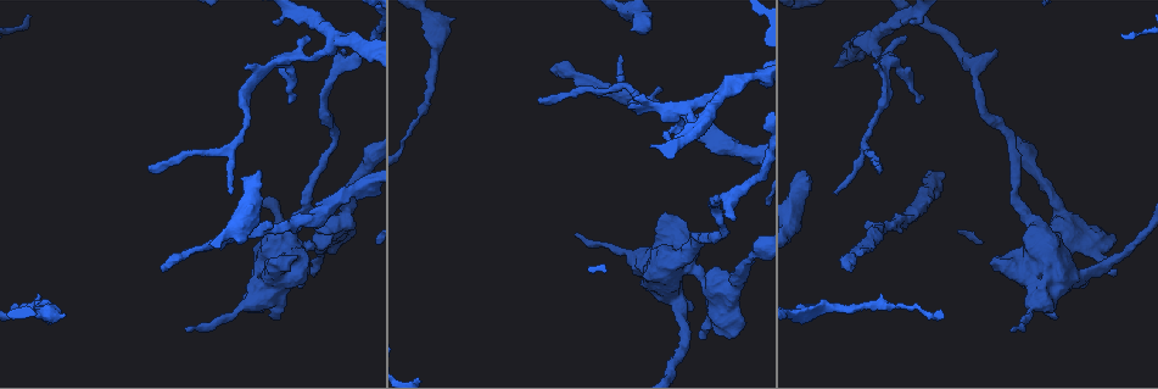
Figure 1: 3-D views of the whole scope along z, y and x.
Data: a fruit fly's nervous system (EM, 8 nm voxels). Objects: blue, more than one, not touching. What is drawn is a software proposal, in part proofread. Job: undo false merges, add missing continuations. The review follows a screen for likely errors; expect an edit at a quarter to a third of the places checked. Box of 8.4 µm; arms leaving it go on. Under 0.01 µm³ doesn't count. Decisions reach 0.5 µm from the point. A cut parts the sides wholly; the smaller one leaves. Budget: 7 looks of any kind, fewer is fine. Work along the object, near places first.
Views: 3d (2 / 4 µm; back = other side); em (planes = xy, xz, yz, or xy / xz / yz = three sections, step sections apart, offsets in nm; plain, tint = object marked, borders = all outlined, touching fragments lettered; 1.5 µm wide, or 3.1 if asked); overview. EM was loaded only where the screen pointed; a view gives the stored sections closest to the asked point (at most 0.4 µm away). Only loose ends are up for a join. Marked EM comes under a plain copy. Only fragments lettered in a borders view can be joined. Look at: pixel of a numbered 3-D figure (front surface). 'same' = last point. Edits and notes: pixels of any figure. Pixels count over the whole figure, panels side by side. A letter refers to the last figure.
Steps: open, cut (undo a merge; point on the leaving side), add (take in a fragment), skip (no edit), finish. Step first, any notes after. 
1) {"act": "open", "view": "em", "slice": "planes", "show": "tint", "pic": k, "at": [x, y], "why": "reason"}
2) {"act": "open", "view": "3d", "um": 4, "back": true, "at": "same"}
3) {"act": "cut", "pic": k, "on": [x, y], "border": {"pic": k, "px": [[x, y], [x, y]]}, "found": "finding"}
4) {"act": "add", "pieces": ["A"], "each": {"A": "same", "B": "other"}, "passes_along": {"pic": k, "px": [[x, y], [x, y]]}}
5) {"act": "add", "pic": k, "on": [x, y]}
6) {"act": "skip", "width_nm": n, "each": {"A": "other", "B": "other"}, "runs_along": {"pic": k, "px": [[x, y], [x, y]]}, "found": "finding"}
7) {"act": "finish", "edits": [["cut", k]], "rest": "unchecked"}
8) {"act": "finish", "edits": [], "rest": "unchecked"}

{"act": "open", "view": "3d", "um": 4, "pic": 1, "at": [729, 216], "why": "an open end"}

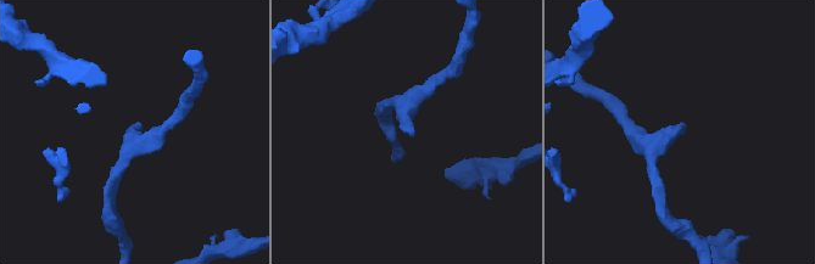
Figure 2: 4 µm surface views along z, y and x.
{"act": "open", "view": "em", "slice": "planes", "show": "borders", "pic": 2, "at": [409, 134]}

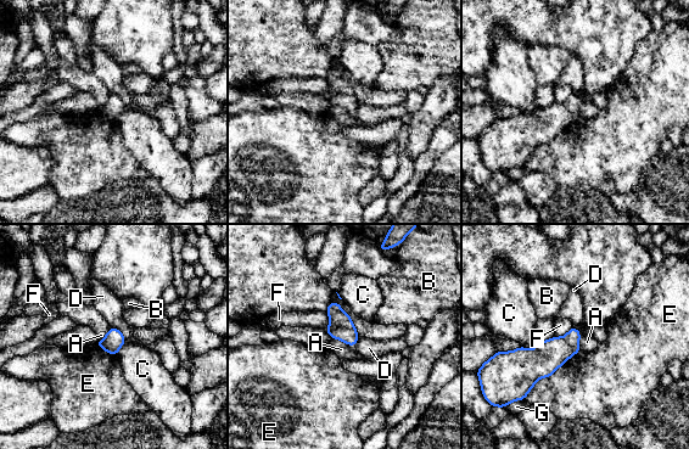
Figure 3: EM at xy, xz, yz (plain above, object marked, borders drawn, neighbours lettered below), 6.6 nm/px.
{"act": "skip", "each": {"A": "other", "B": "other", "C": "other", "D": "other", "E": "other", "F": "other", "G": "other"}, "found": "no lettered fragment goes on from it"}

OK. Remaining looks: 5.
{"act": "open", "view": "3d", "um": 2, "pic": 1, "at": [862, 42], "why": "three-way junction"}

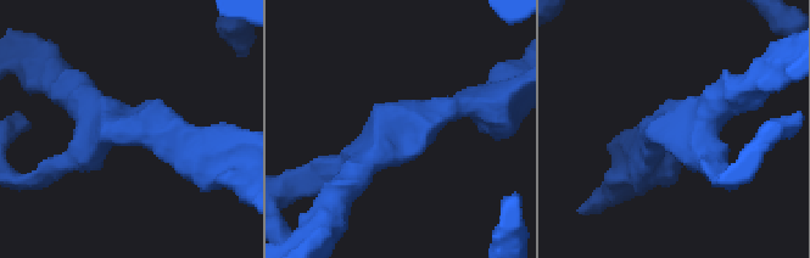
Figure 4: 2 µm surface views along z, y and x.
{"act": "open", "view": "em", "slice": "xy", "step": 8, "show": "borders", "pic": 4, "at": [104, 131], "arms": 3, "arm_widths_nm": [160, 240, 280], "why": "shape alone is not enough"}

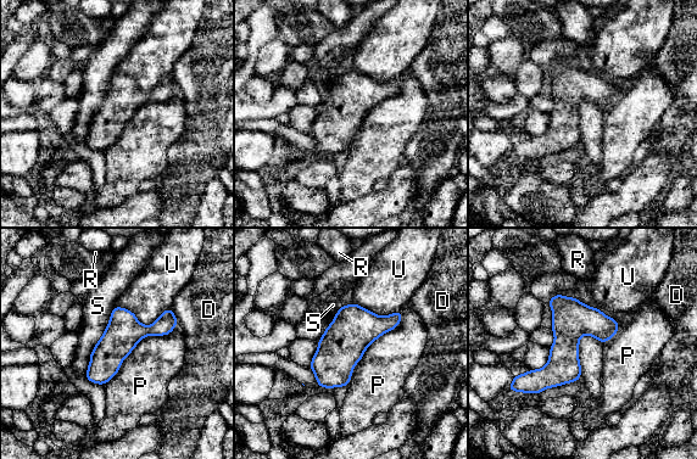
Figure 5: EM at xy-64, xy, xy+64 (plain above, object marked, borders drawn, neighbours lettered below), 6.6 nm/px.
{"act": "open", "view": "em", "slice": "planes", "show": "borders", "at": "same", "why": "another direction"}

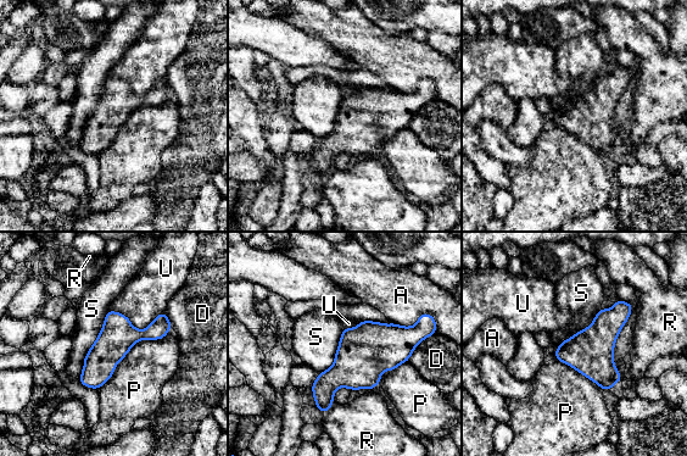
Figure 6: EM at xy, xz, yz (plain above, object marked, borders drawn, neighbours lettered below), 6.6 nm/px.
{"act": "skip", "width_nm": 240, "each": {"A": "other", "D": "other", "P": "other", "R": "other", "S": "other", "U": "other"}, "border": {"pic": 6, "px": [[110, 310], [78, 378]]}, "found": "all the same cell"}

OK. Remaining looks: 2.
{"act": "open", "view": "3d", "um": 4, "pic": 1, "at": [1056, 318]}

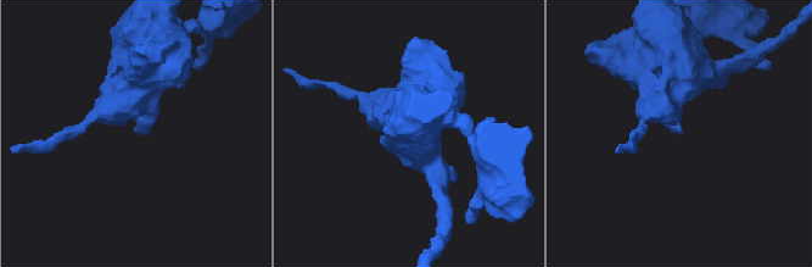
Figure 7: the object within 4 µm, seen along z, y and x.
{"act": "open", "view": "em", "slice": "planes", "show": "borders", "pic": 7, "at": [148, 131], "why": "now the EM"}

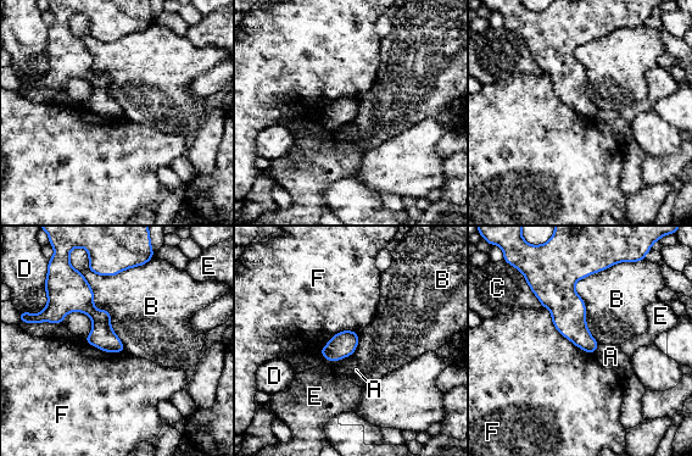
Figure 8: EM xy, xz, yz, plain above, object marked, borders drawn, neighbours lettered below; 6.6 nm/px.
{"act": "skip", "each": {"A": "other", "B": "other", "C": "other", "D": "other", "E": "other", "F": "other"}, "runs_along": {"pic": 8, "px": [[50, 315], [84, 305], [120, 348]]}, "found": "no lettered fragment goes on from it"}

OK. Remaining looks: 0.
{"act": "finish", "edits": [], "rest": "unchecked"}

